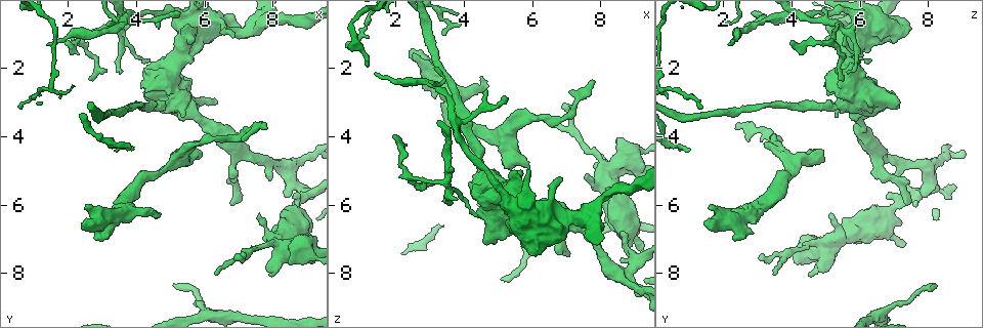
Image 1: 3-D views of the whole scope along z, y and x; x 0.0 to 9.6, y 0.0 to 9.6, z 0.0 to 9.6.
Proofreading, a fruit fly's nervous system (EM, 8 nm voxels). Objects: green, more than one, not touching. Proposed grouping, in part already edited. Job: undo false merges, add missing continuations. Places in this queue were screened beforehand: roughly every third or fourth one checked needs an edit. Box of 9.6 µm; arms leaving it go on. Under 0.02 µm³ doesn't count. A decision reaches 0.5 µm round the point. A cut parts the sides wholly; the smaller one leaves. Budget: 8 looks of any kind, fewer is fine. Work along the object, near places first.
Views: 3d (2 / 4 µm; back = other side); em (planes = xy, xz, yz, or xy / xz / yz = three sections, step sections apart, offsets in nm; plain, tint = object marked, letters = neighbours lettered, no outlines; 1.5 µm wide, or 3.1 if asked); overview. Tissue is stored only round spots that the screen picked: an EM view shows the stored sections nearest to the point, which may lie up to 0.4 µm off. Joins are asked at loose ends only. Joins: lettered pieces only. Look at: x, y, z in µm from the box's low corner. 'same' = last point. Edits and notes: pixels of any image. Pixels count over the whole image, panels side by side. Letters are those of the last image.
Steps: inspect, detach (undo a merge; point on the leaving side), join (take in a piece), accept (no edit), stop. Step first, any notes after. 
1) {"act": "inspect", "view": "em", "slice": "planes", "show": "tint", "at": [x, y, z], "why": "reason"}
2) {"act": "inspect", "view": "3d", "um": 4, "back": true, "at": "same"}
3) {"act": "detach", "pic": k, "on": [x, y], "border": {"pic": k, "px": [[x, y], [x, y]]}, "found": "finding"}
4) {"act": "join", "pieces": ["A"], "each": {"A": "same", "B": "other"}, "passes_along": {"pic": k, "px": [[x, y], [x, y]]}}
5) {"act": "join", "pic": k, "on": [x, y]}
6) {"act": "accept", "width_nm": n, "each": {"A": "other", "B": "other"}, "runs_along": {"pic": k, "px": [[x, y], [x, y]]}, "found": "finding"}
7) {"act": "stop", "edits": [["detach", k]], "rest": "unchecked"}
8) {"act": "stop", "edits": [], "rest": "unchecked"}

{"act": "inspect", "view": "em", "slice": "xy", "step": 4, "show": "letters", "at": [5.10, 8.35, 8.25], "why": "free end"}

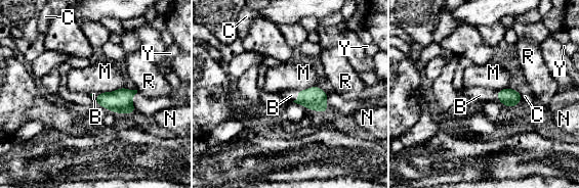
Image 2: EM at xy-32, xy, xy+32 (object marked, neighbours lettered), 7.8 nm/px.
{"act": "join", "pieces": ["B"], "longest_contact_nm": ["M", 200], "each": {"B": "same", "C": "other", "M": "other", "N": "other", "R": "other", "Y": "other"}, "passes_along": {"pic": 2, "px": [[314, 98], [298, 96], [291, 95]]}, "found": "the neuron continues"}

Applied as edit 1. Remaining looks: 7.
{"act": "inspect", "view": "overview", "why": "redraw"}

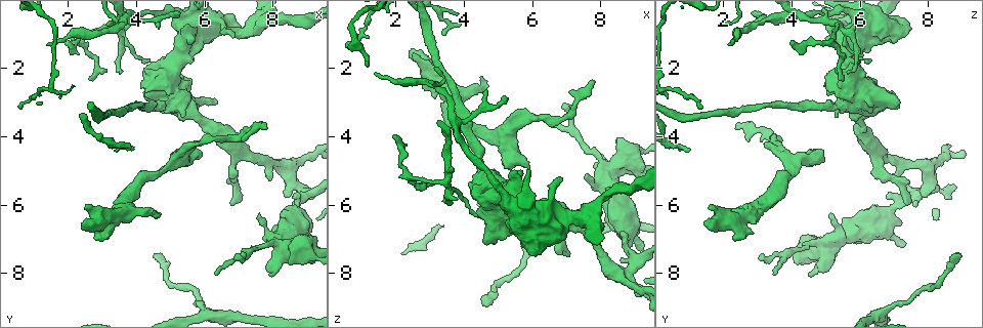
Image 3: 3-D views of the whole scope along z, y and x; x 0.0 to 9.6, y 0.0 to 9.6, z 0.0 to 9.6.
{"act": "inspect", "view": "em", "slice": "yz", "step": 8, "show": "tint", "at": [2.45, 6.10, 1.55], "why": "free end"}

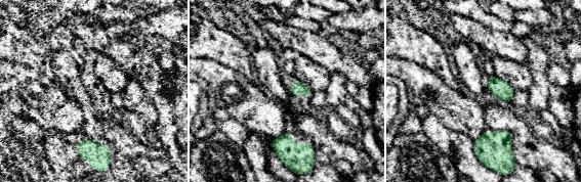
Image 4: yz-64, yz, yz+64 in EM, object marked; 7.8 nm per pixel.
{"act": "inspect", "view": "em", "slice": "planes", "show": "letters", "at": "same", "why": "another direction"}

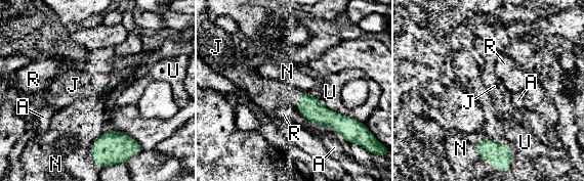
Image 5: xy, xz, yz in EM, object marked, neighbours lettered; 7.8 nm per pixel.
{"act": "join", "pieces": ["J"], "each": {"A": "other", "J": "same", "N": "other", "R": "other", "U": "other"}, "found": "the neuron continues"}

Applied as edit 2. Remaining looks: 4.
{"act": "inspect", "view": "overview"}

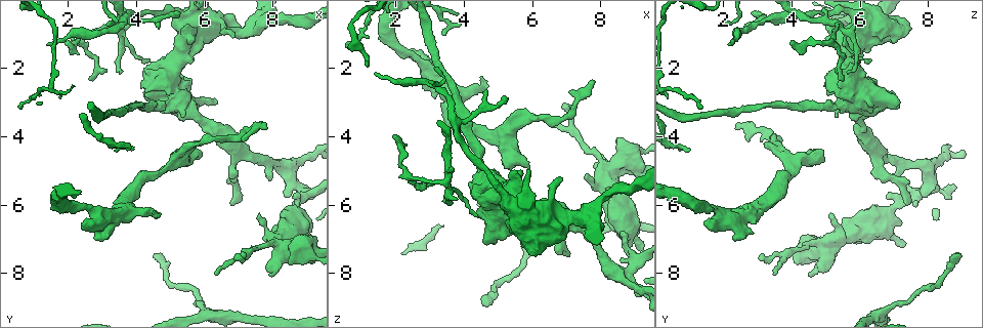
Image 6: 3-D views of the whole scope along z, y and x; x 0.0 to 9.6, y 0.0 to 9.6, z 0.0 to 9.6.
{"act": "inspect", "view": "em", "slice": "planes", "show": "plain", "at": [7.75, 3.80, 2.45], "why": "thin end"}

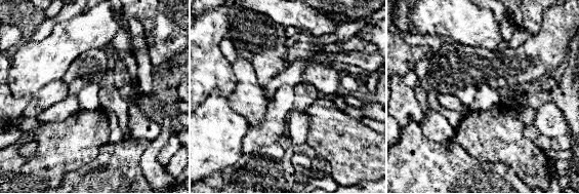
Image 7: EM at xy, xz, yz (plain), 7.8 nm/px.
{"act": "inspect", "view": "em", "slice": "planes", "show": "letters", "at": "same", "why": "what lies round it"}

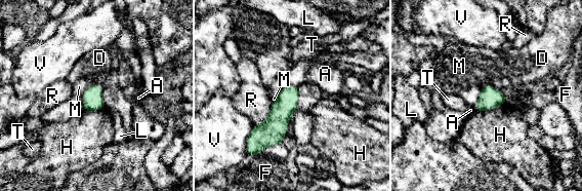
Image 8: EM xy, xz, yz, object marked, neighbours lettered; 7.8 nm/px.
{"act": "accept", "each": {"A": "other", "D": "other", "F": "other", "H": "other", "L": "other", "M": "other", "R": "other", "T": "other", "V": "other"}, "border": {"pic": 8, "px": [[506, 101], [491, 109], [475, 111]]}, "found": "none of them fits"}

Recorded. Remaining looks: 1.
{"act": "stop", "edits": [["join", 2], ["join", 5]], "rest": "unchecked"}

